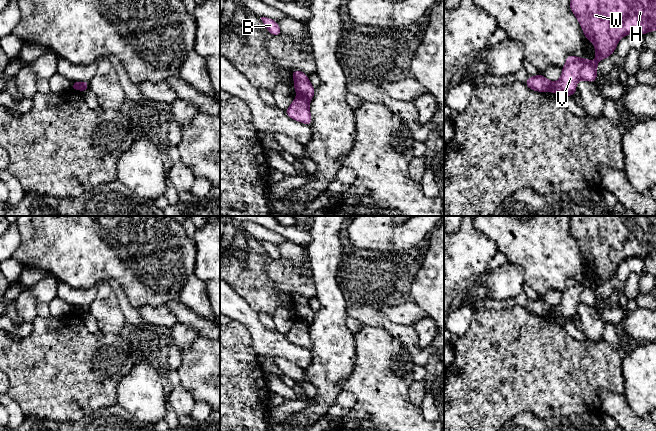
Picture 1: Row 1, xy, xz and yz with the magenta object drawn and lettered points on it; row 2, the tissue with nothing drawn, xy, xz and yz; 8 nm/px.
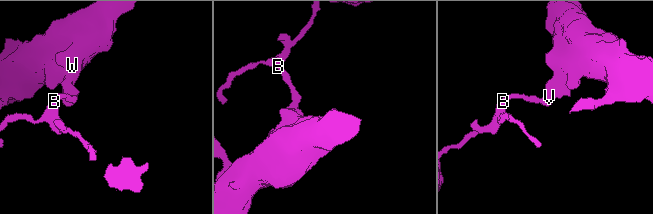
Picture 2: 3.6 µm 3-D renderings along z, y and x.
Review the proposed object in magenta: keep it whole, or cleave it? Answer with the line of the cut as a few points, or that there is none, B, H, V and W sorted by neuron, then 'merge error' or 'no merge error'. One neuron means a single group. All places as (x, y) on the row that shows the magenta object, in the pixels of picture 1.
xz (297, 95), (309, 100) | B / H V W | merge error

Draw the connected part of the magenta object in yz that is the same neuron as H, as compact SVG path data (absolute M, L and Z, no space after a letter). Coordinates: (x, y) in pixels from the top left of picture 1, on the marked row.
M571 0L570 10L577 17L586 39L594 43L596 60L568 55L560 79L550 86L554 94L573 96L579 80L595 82L597 64L602 58L609 59L622 37L631 33L644 35L656 30L656 0Z

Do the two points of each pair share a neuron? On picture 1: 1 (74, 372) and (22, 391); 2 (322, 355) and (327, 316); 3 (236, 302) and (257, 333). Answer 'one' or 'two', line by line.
1: one
2: one
3: one

